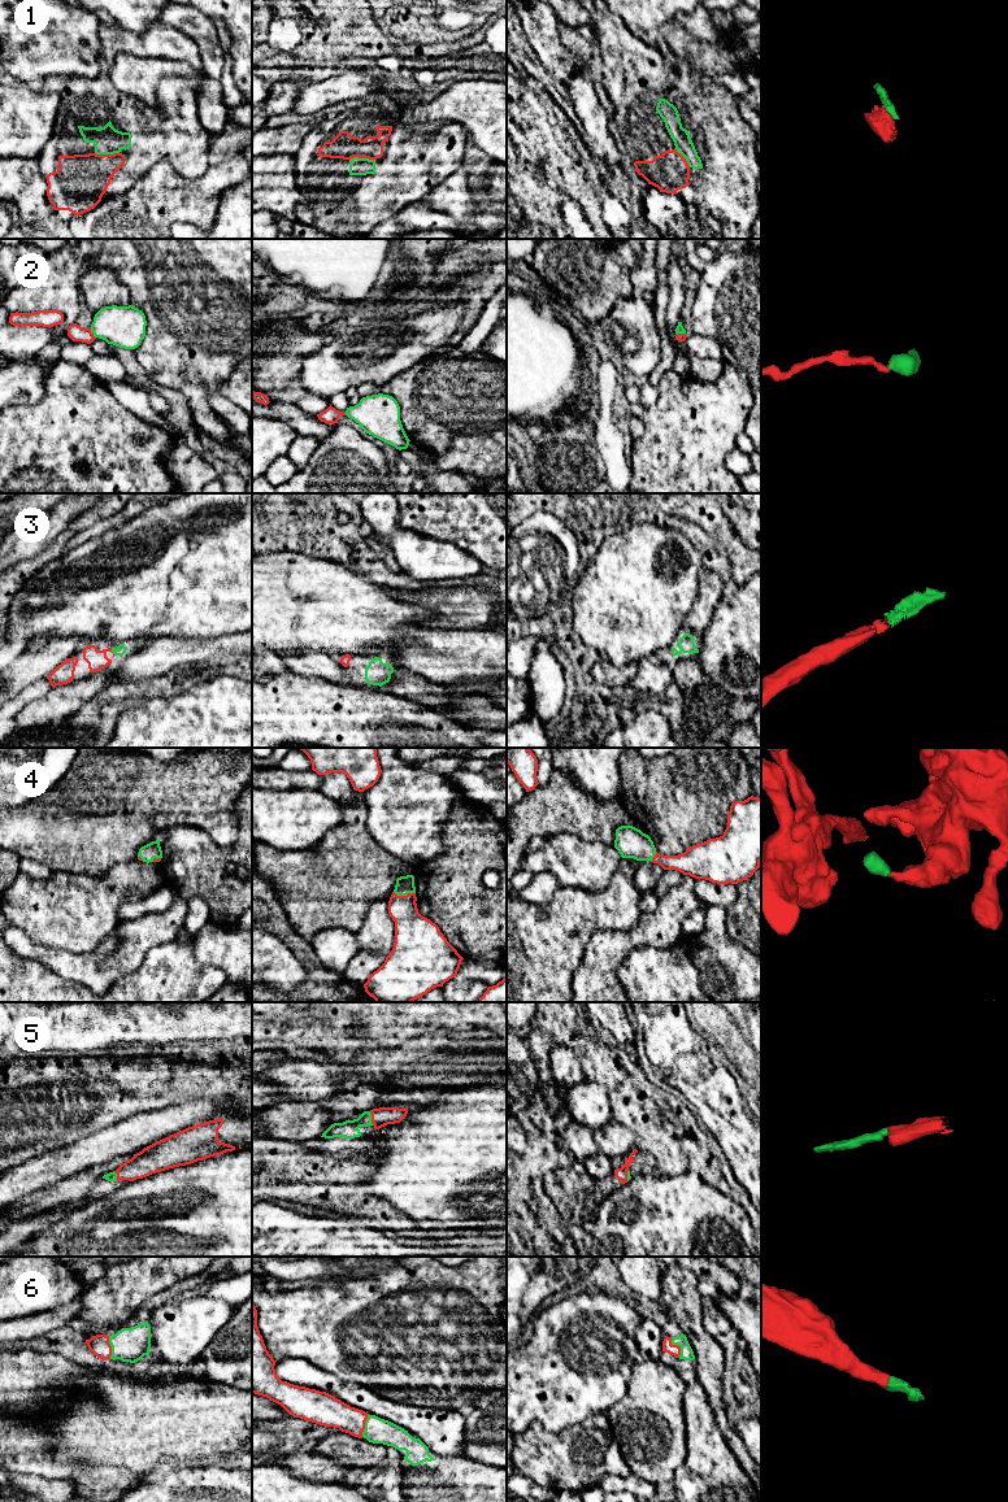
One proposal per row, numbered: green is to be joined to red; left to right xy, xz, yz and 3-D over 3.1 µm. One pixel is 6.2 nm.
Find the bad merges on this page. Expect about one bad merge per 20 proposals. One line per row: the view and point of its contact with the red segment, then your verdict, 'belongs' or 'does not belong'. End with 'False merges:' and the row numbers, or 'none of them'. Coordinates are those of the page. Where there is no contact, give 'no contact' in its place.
1: meets red in xz at (361, 157); belongs
2: meets red in xy at (91, 332); belongs
3: meets red in xy at (112, 652); belongs
4: meets red in xz at (404, 896); belongs
5: meets red in xz at (372, 1118); belongs
6: meets red in yz at (678, 1346); belongs
False merges: none of them

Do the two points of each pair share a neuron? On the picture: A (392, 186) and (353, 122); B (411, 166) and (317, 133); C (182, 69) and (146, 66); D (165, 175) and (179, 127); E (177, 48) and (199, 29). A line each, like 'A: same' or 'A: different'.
A: same
B: same
C: same
D: different
E: different

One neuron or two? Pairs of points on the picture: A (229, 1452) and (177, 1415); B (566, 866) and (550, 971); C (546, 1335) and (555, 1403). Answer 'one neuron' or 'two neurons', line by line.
A: one neuron
B: two neurons
C: one neuron

